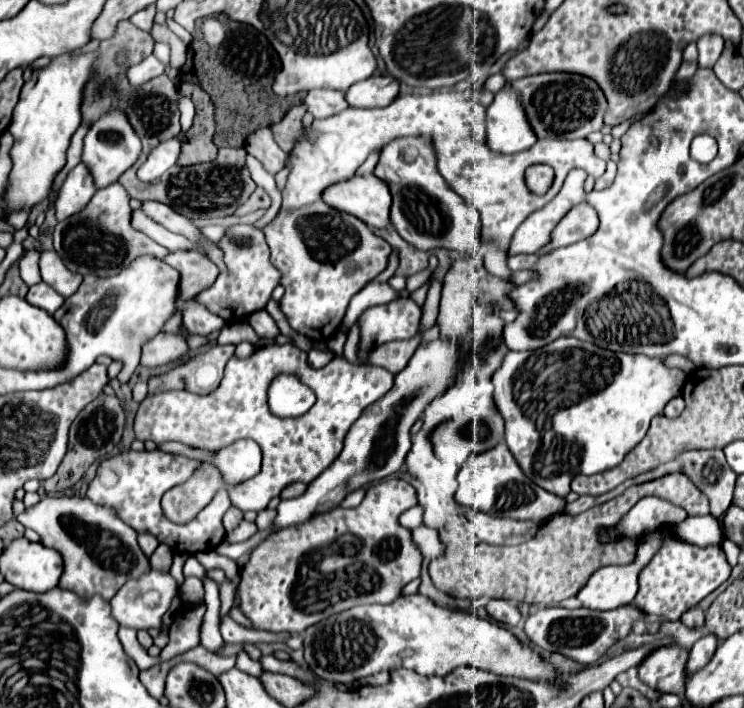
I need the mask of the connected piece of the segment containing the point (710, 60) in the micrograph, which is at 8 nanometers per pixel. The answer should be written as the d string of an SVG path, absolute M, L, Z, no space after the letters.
M716 33L702 35L698 39L698 51L700 51L698 65L700 67L712 67L718 61L718 57L722 55L722 51L724 51L724 39L720 35L716 35Z

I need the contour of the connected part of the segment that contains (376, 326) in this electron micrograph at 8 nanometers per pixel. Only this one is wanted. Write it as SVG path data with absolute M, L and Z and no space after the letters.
M394 299L388 305L368 307L358 319L358 347L362 351L372 351L374 347L388 341L416 337L420 315L422 311L412 299Z

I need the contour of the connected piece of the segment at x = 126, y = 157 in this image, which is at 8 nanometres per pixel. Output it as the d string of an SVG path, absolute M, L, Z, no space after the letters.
M110 111L104 117L100 117L86 133L84 137L84 151L82 151L82 163L88 167L96 189L104 189L110 183L114 183L140 155L140 139L136 137L134 129L128 125L128 119L120 111Z

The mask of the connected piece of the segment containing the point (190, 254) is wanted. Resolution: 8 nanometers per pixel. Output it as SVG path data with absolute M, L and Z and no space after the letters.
M176 251L170 253L164 259L168 265L172 265L174 269L180 271L180 303L178 303L178 311L172 319L168 319L168 323L164 325L164 331L174 333L180 327L180 309L182 303L188 297L196 297L200 291L208 289L216 277L218 277L218 267L206 259L204 255L200 257L200 253L196 251Z

